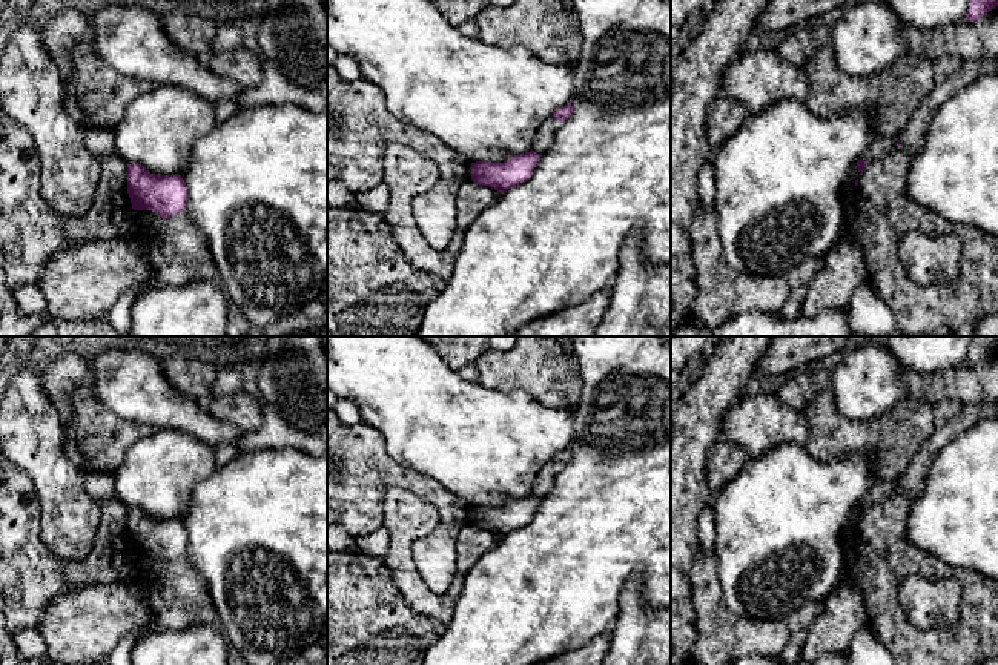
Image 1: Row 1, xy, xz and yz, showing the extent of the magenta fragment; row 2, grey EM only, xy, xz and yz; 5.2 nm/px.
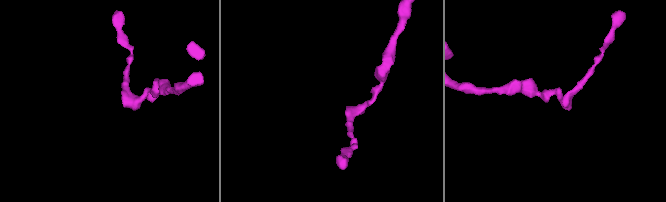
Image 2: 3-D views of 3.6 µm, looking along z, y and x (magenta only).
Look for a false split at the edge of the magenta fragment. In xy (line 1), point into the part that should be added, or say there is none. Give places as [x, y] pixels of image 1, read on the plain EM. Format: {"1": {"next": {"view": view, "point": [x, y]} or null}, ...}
{"1": {"next": null}}

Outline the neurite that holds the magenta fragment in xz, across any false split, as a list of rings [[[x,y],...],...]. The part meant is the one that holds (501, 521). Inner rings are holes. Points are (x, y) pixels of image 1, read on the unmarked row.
[[[534,495],[517,498],[504,507],[471,507],[471,524],[479,530],[488,530],[501,538],[531,522],[542,499]]]

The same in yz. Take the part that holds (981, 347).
[[[975,336],[969,346],[966,362],[977,366],[998,350],[998,336]]]

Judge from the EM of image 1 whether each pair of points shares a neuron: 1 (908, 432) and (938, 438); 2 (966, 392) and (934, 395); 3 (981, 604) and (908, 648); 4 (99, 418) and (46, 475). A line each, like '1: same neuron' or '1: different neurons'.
1: different neurons
2: same neuron
3: same neuron
4: different neurons

